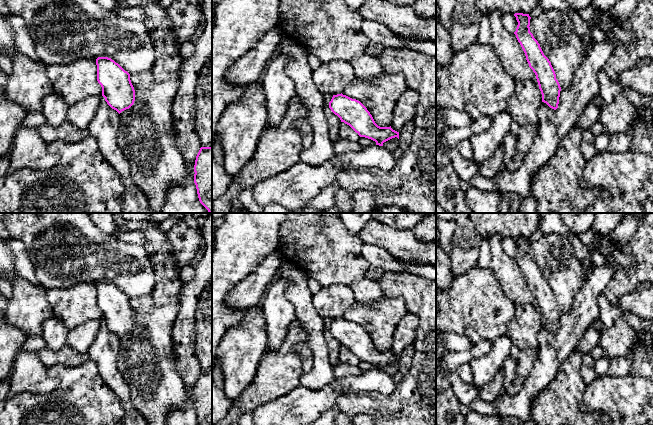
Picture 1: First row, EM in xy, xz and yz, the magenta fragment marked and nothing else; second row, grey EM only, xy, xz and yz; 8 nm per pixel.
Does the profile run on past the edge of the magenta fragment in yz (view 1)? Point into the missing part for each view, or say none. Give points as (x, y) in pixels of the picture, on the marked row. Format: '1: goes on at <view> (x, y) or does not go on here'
1: does not go on here

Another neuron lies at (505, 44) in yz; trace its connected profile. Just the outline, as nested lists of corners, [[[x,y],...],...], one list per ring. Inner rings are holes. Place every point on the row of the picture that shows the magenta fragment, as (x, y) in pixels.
[[[496,9],[486,13],[491,29],[489,44],[500,59],[507,73],[515,80],[533,80],[539,87],[536,75],[529,67],[525,53],[516,35],[510,33],[502,23],[503,14]]]

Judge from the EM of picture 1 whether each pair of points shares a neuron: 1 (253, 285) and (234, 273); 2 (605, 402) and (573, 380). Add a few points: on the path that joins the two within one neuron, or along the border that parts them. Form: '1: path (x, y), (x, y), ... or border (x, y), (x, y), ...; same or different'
1: border (260, 263), (227, 296); different
2: border (586, 385), (581, 403), (583, 411); different

